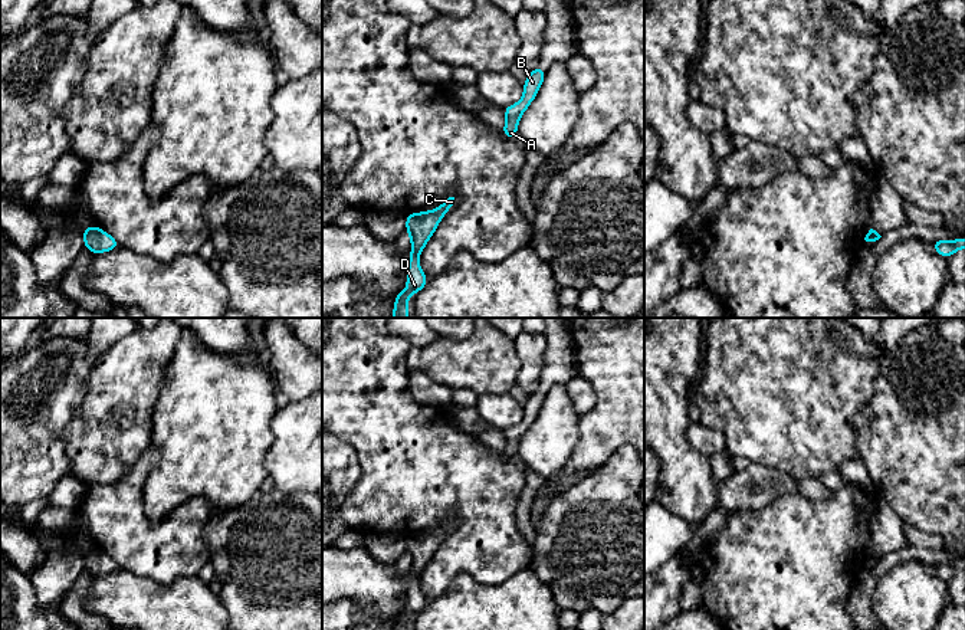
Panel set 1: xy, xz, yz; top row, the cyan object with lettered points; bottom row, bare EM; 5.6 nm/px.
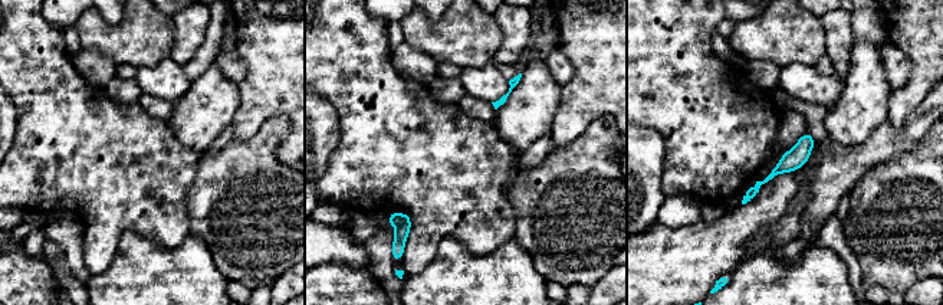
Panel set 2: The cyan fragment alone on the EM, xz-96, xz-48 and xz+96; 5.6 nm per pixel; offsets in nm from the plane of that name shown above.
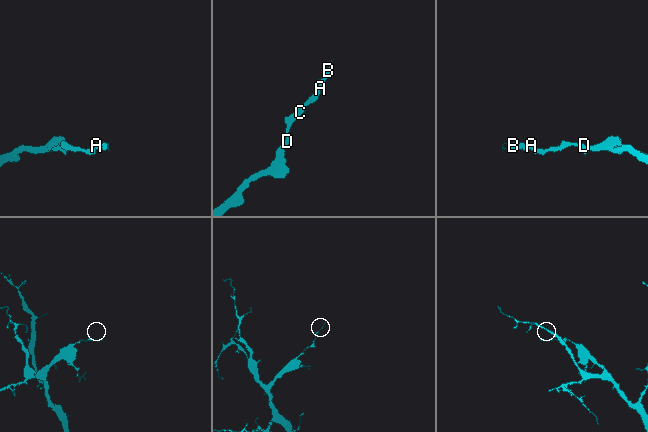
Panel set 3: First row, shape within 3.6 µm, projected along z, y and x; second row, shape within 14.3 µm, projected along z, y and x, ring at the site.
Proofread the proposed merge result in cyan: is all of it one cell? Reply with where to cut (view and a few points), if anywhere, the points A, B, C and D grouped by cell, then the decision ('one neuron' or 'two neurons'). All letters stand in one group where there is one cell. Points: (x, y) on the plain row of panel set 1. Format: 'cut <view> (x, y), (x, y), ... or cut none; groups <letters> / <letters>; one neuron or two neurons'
cut none; groups A B C D; one neuron

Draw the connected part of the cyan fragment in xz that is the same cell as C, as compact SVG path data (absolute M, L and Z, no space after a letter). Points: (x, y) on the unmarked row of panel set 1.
M452 516L444 521L443 526L436 532L407 537L406 549L411 560L411 575L407 591L407 611L395 617L394 630L407 630L407 621L420 614L427 606L427 598L419 587L420 574L424 572L426 565L433 558L437 547L444 539L446 534L452 531L459 521L459 516Z

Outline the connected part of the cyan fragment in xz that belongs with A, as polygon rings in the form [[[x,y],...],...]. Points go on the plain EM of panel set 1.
[[[541,387],[534,394],[528,396],[528,401],[523,406],[523,419],[519,424],[511,429],[505,429],[506,446],[502,452],[503,457],[508,460],[515,460],[518,456],[518,444],[521,437],[526,433],[531,424],[535,421],[542,403],[545,400],[545,393],[541,391]]]

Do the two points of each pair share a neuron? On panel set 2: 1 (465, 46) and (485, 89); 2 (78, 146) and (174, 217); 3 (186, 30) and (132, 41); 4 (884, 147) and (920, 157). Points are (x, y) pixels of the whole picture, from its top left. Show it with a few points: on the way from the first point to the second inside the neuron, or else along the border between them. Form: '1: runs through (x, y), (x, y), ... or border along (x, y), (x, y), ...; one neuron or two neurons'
1: border along (493, 61), (479, 66), (462, 68); two neurons
2: runs through (102, 163), (115, 169), (150, 202); one neuron
3: border along (171, 16), (173, 49), (168, 56); two neurons
4: border along (927, 131), (909, 151), (874, 166); two neurons

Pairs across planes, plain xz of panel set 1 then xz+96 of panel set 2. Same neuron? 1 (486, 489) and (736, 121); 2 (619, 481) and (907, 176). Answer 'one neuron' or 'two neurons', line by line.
1: one neuron
2: one neuron

